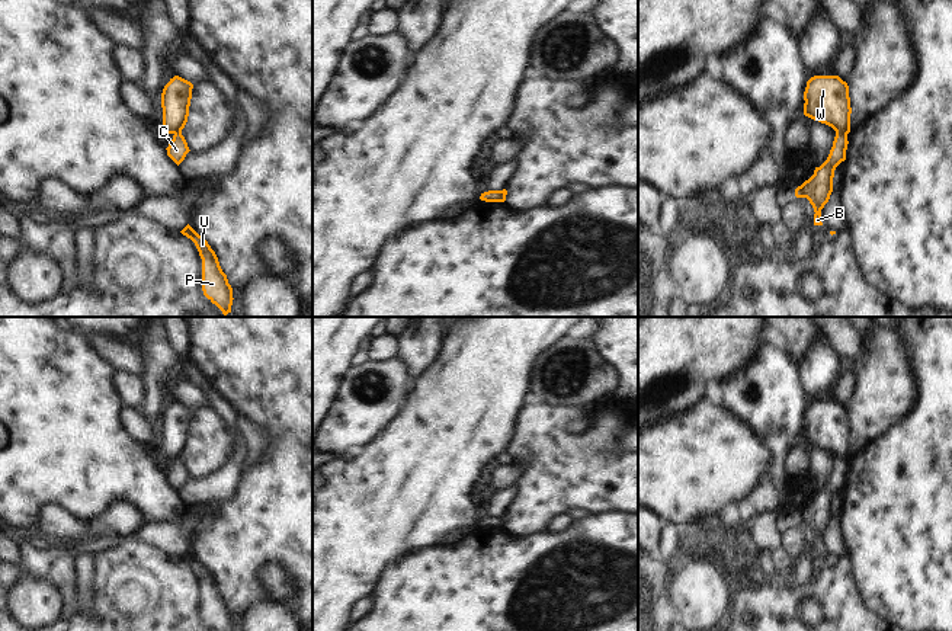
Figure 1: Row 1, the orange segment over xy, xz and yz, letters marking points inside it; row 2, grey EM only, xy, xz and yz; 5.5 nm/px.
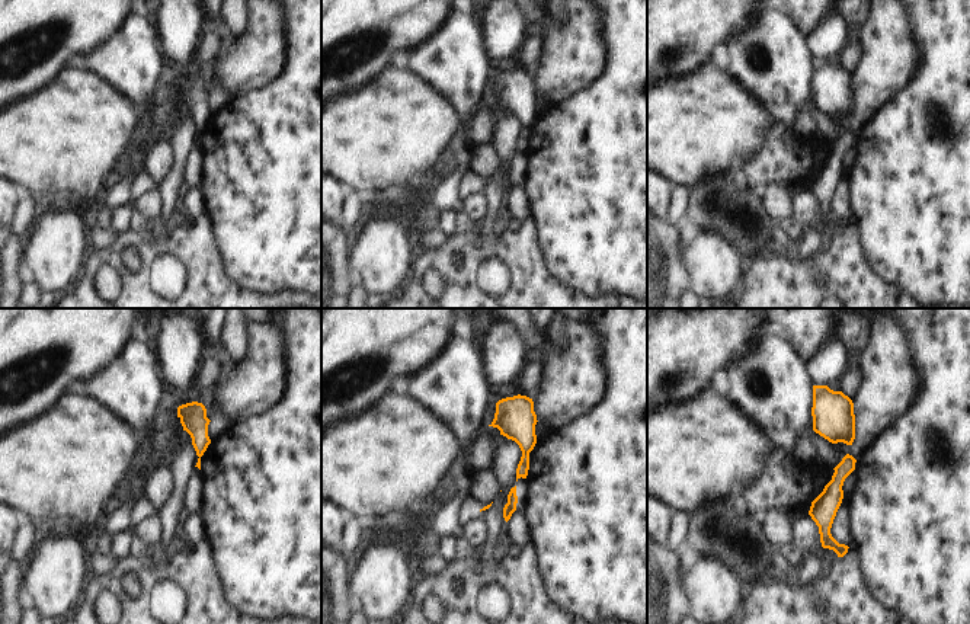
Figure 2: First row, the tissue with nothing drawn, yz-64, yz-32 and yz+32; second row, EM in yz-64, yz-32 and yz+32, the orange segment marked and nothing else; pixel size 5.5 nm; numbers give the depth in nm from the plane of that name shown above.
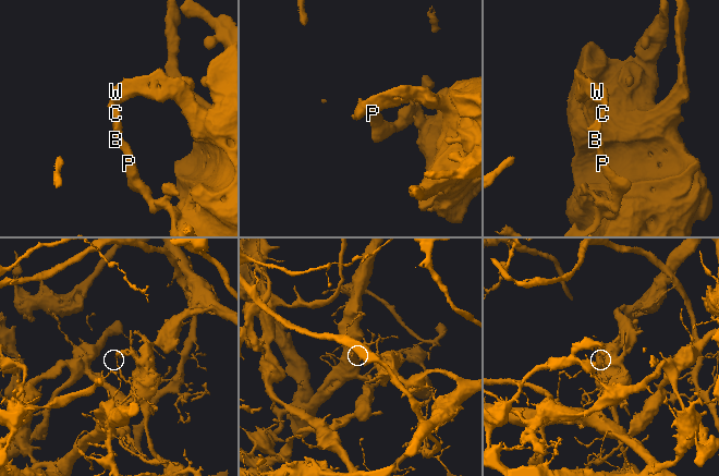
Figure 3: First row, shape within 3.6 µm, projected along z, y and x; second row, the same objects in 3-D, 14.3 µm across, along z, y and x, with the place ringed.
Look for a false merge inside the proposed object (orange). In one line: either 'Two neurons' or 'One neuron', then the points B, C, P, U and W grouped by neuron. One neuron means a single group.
Two neurons. Groups: B C P U / W

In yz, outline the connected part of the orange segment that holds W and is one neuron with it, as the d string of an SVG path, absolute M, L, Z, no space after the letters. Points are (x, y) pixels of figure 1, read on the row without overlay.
M814 401L804 417L804 441L831 452L836 458L850 458L849 411L839 401Z

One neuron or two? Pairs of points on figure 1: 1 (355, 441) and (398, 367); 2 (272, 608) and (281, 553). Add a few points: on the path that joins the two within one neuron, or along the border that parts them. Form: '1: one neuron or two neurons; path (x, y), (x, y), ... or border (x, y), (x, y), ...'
1: one neuron; path (364, 422), (388, 397), (391, 386)
2: two neurons; border (273, 598), (253, 607), (244, 615)

